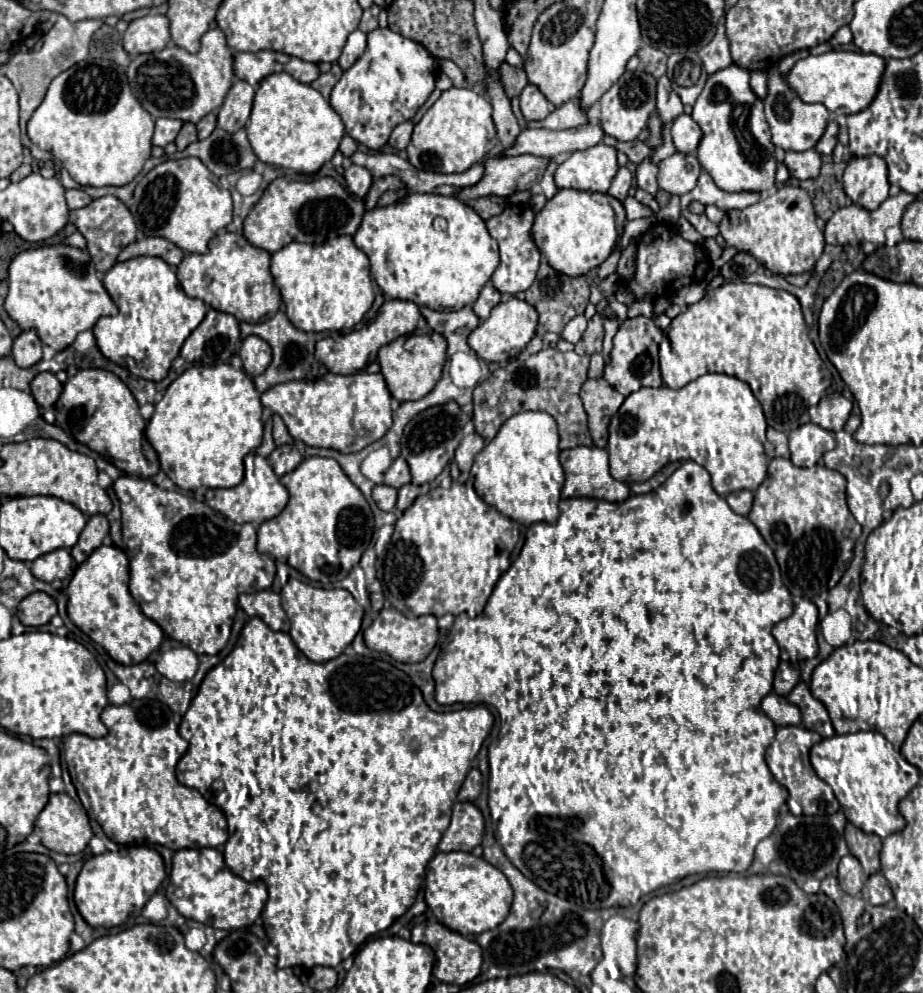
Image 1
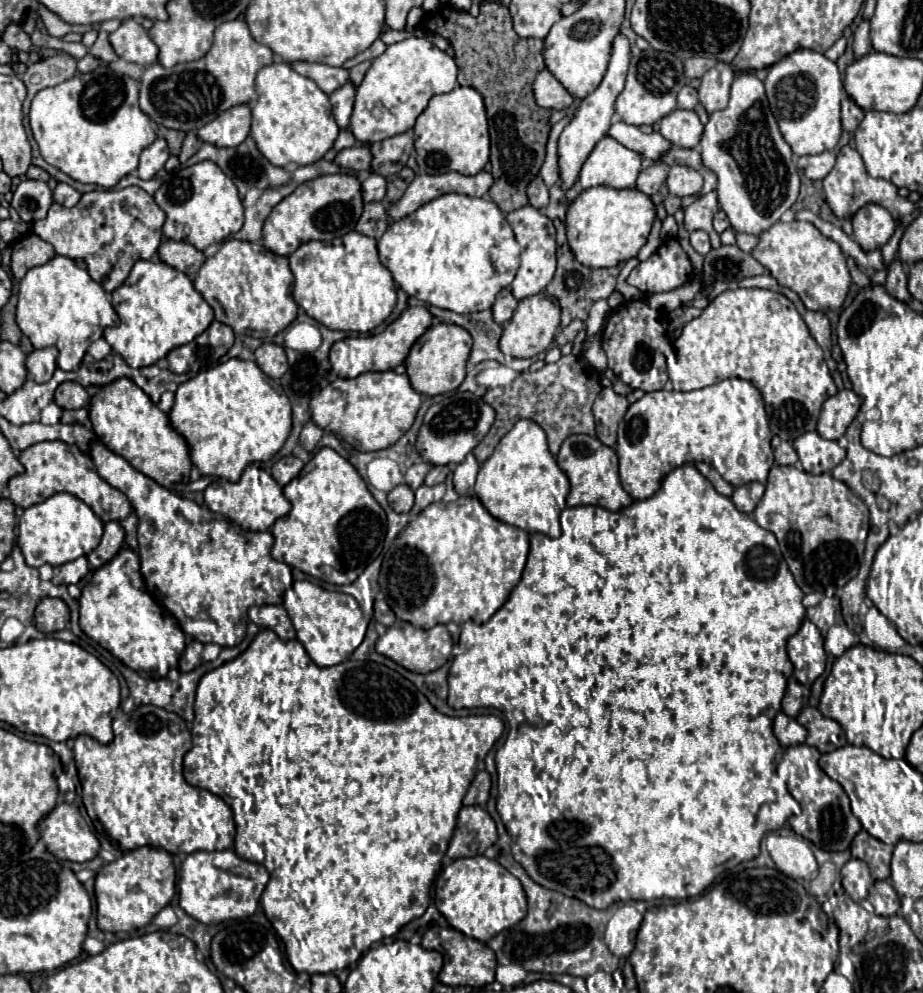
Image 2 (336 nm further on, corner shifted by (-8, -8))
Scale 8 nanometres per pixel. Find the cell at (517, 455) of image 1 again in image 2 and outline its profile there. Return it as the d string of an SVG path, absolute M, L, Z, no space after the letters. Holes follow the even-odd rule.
M518 420L514 428L498 442L494 454L480 466L476 478L476 496L486 510L510 526L526 532L542 532L550 538L560 536L560 512L566 508L570 492L568 476L558 468L548 450L548 438L532 420Z

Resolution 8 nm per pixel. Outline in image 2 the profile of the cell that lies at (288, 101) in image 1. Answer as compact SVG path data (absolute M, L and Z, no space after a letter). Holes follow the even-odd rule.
M286 62L268 64L256 76L258 100L252 104L252 138L258 150L274 166L296 162L308 166L324 158L334 146L340 128L336 126L332 104L310 78L294 72Z

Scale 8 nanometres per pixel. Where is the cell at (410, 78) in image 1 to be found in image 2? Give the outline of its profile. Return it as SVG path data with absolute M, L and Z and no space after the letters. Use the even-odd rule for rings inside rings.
M412 36L388 46L384 54L372 60L370 70L356 90L354 112L350 116L352 134L356 140L372 144L410 130L432 96L452 92L458 86L456 74L458 68L454 58L438 50L426 38Z

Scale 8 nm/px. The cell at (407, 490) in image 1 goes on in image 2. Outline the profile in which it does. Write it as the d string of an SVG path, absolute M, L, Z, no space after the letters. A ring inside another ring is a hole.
M432 466L432 470L426 474L424 486L436 486L436 484L444 482L446 480L446 474L448 474L448 470L444 466Z

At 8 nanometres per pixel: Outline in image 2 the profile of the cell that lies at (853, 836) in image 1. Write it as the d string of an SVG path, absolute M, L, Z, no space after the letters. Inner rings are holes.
M860 830L852 840L850 852L854 858L860 858L868 864L870 874L874 880L888 880L890 878L890 858L892 846L872 838L866 830Z

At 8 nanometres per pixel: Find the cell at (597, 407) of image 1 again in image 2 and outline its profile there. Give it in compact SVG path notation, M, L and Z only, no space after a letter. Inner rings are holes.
M602 388L594 402L594 418L596 418L596 436L602 444L614 446L616 444L616 428L618 422L624 418L630 402L626 396L616 394L612 388Z

